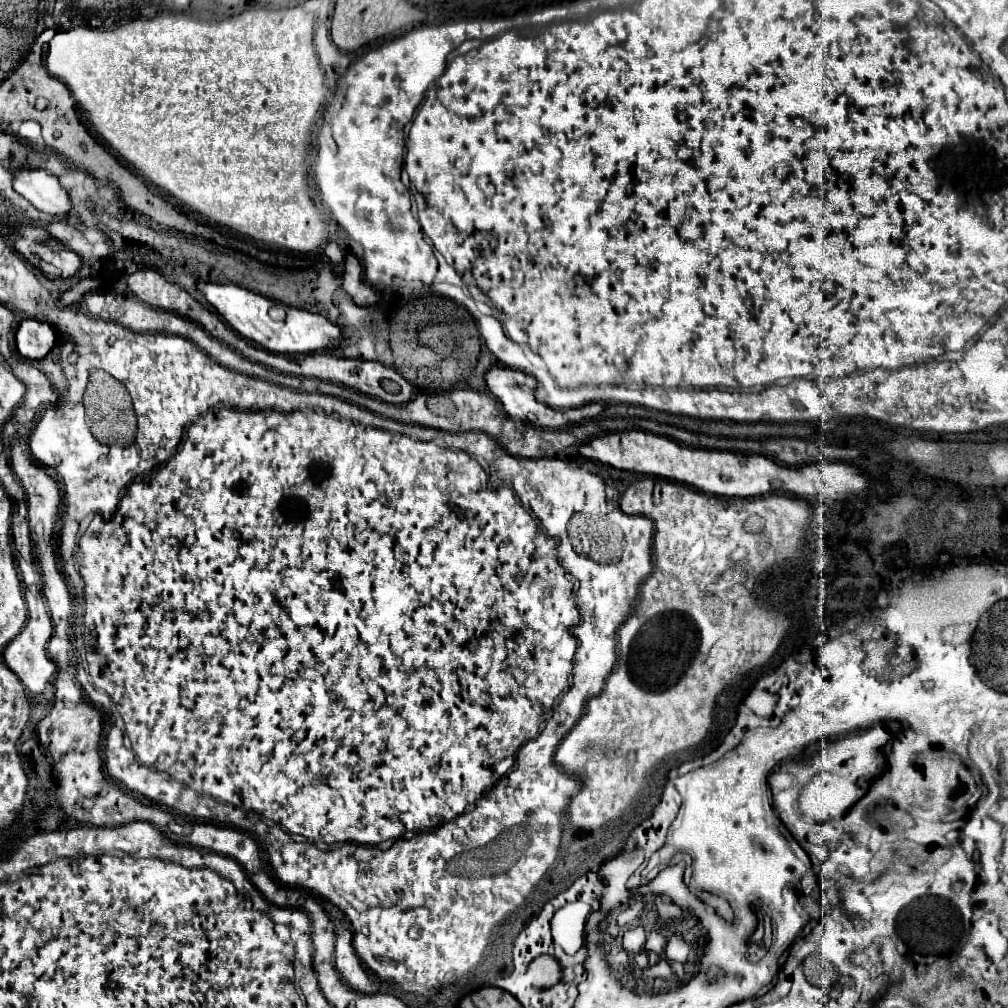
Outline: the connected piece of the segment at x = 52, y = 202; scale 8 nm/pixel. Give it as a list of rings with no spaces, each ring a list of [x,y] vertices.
[[[21,170],[13,174],[13,188],[25,196],[37,210],[47,214],[67,214],[71,210],[69,194],[61,182],[45,170]]]

